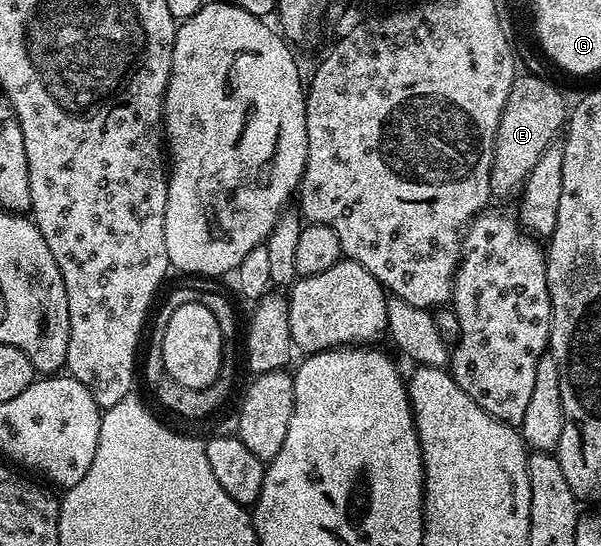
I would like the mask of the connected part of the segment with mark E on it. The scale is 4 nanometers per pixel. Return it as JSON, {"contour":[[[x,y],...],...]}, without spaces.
{"contour":[[[518,76],[507,95],[495,135],[490,194],[494,198],[520,194],[521,186],[525,184],[527,175],[531,175],[535,163],[539,163],[543,151],[547,151],[551,142],[558,140],[566,125],[567,105],[565,109],[564,95],[541,77]]]}

